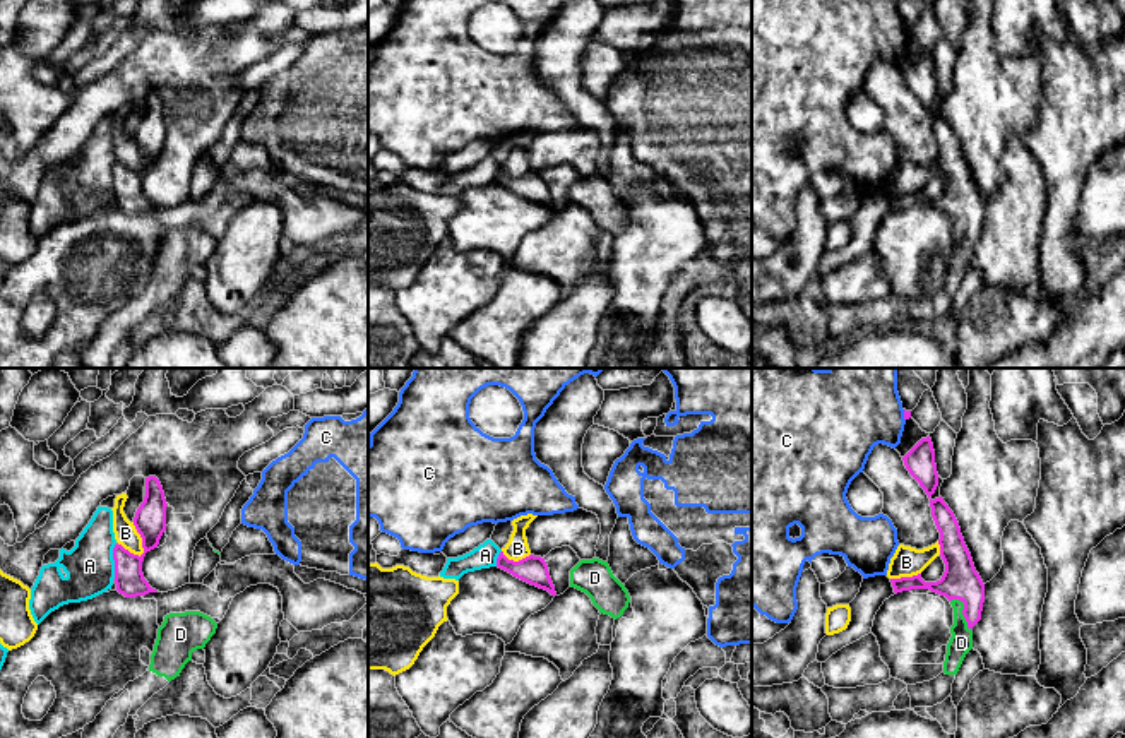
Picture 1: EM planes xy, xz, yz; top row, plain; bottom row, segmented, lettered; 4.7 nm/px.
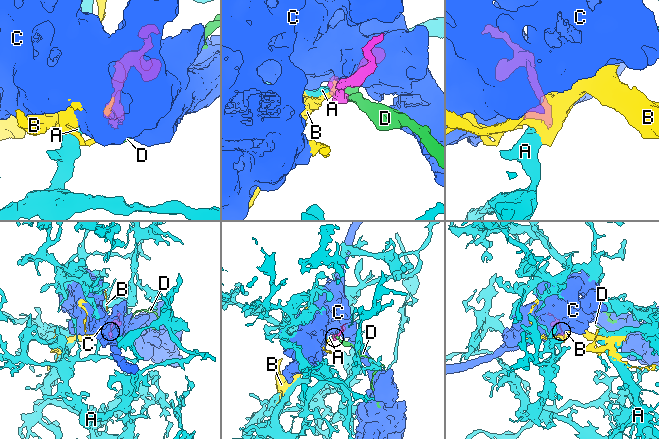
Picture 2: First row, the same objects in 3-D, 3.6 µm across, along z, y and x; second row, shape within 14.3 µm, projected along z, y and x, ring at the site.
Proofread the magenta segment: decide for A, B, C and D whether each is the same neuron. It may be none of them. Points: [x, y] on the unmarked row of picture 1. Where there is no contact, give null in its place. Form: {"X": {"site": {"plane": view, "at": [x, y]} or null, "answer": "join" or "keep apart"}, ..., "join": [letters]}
{"A": {"site": {"plane": "xy", "at": [113, 175]}, "answer": "keep apart"}, "B": {"site": {"plane": "xy", "at": [142, 156]}, "answer": "keep apart"}, "C": {"site": {"plane": "yz", "at": [904, 31]}, "answer": "keep apart"}, "D": {"site": {"plane": "yz", "at": [963, 228]}, "answer": "join"}, "join": ["D"]}

